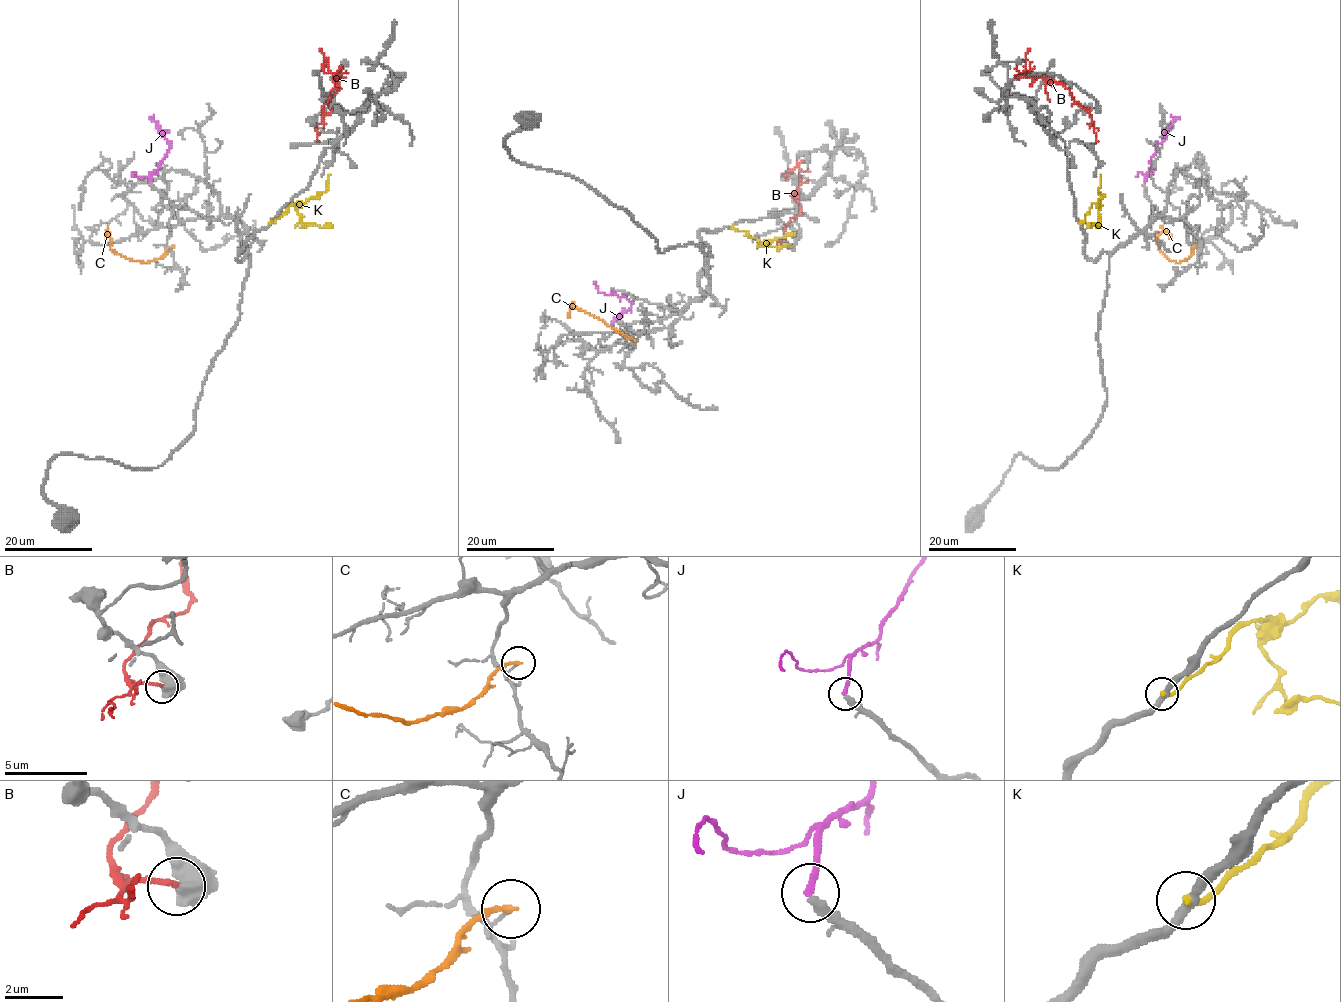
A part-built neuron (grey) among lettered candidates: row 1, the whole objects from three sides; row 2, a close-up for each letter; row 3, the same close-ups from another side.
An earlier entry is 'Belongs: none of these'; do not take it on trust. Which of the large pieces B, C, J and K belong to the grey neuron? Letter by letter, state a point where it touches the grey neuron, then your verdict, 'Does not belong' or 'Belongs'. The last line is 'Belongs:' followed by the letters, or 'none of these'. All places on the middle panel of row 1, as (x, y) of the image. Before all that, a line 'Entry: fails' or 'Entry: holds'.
Entry: holds
B: Touches grey at (793, 235). Does not belong
C: Touches grey at (635, 340). Does not belong
J: Touches grey at (611, 290). Does not belong
K: Touches grey at (732, 227). Does not belong
Belongs: none of these

